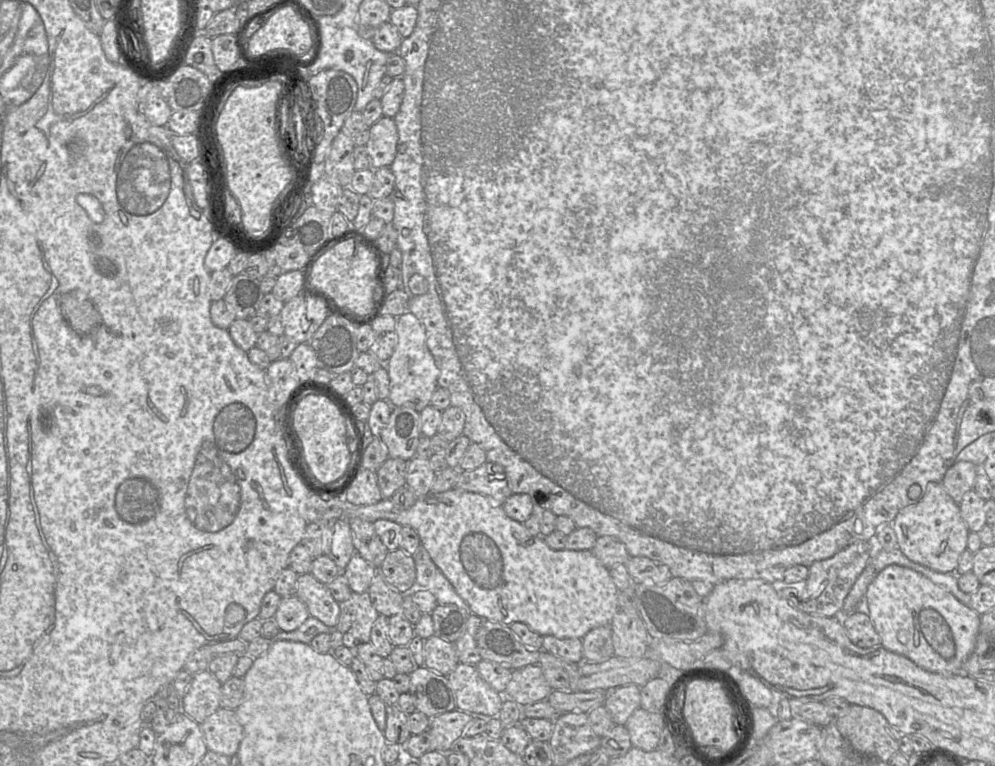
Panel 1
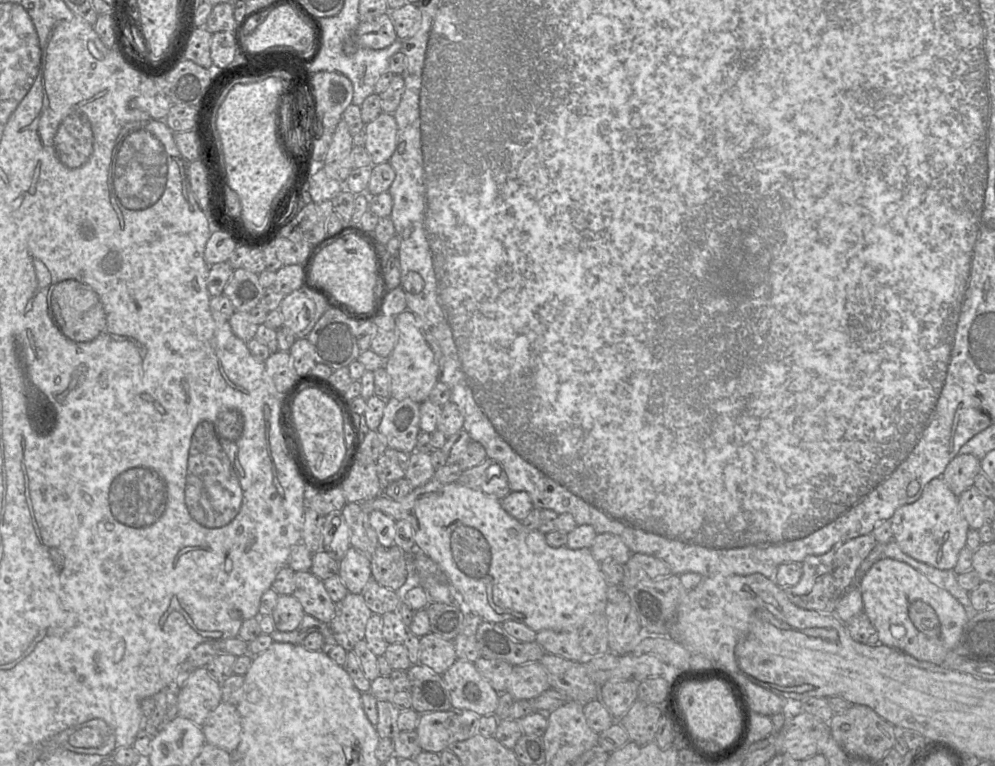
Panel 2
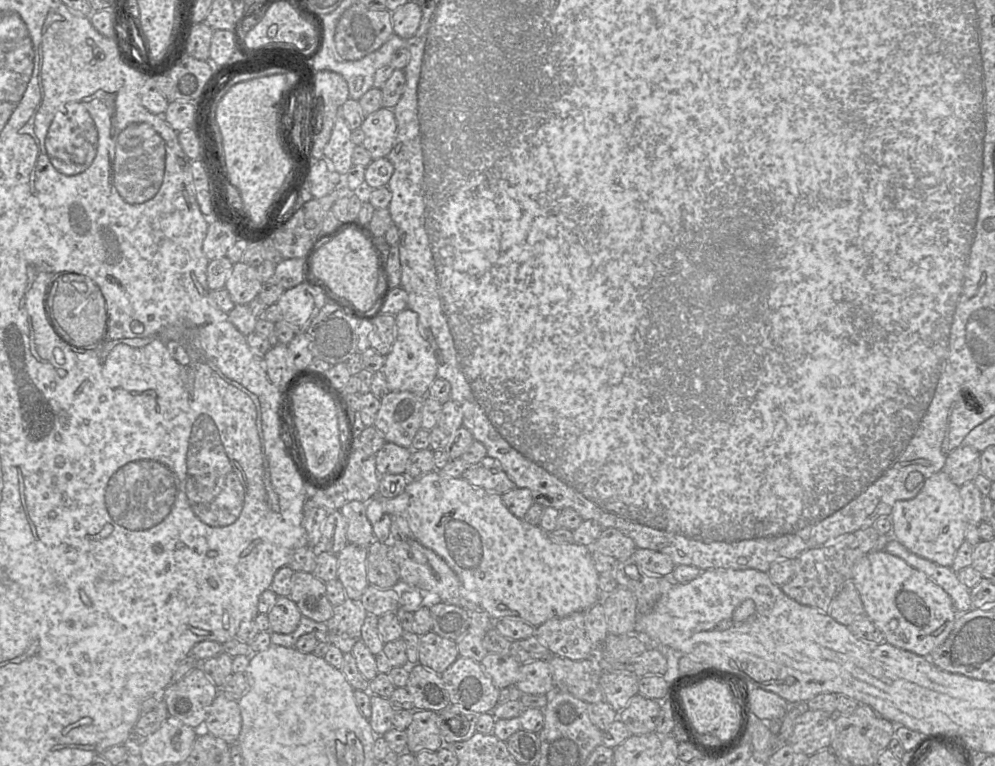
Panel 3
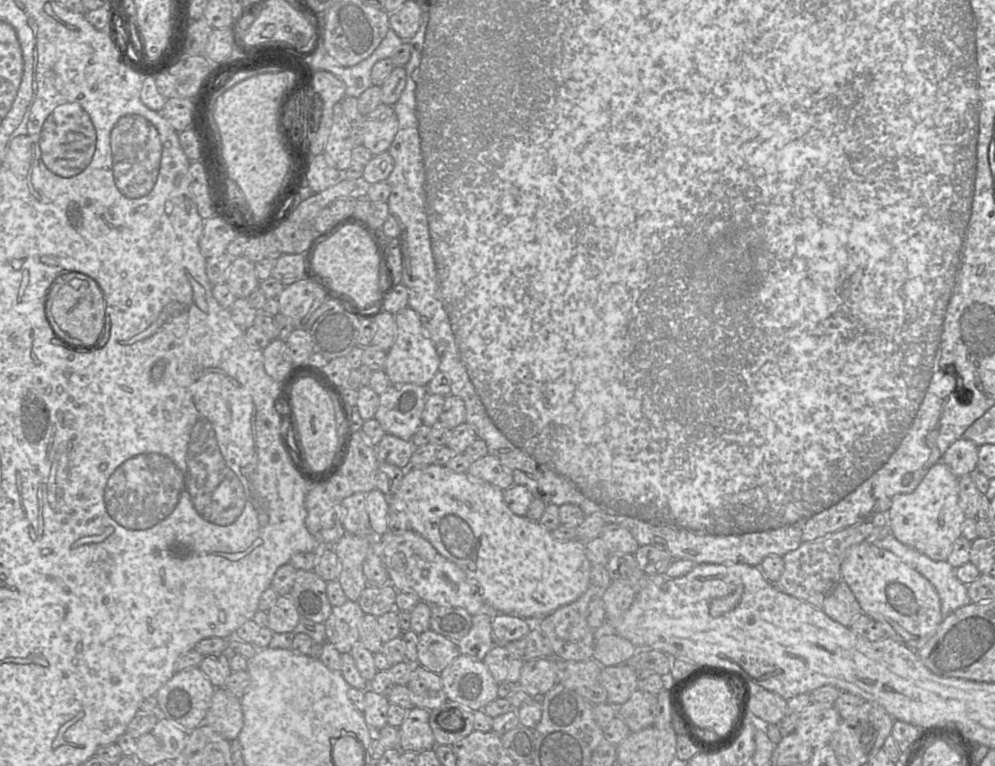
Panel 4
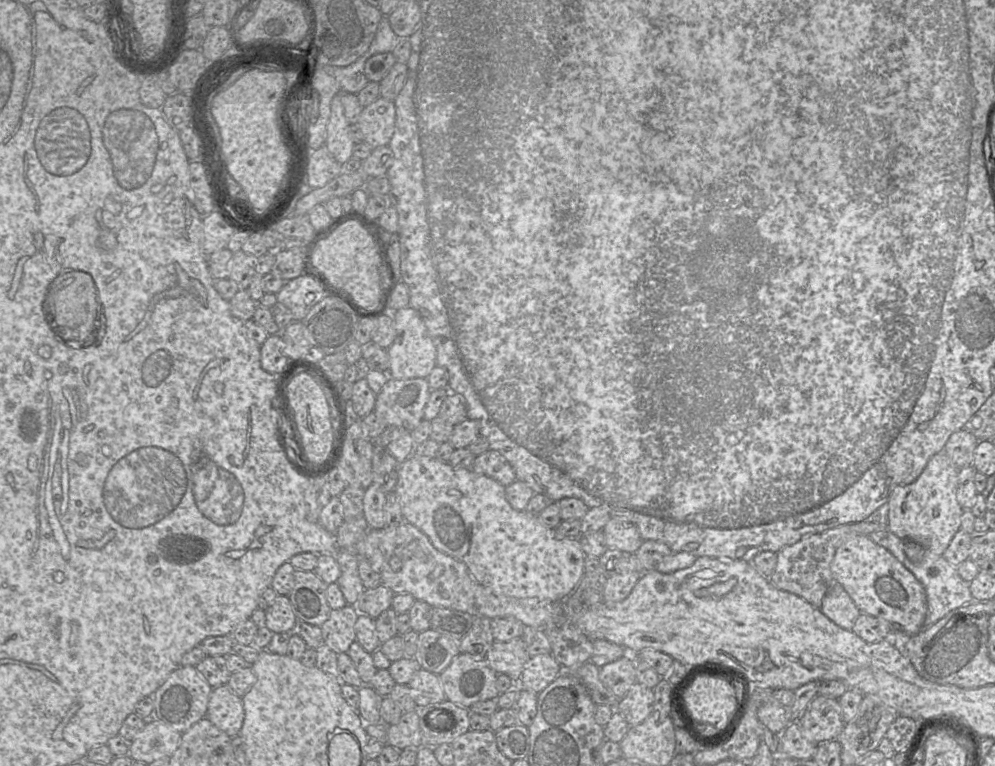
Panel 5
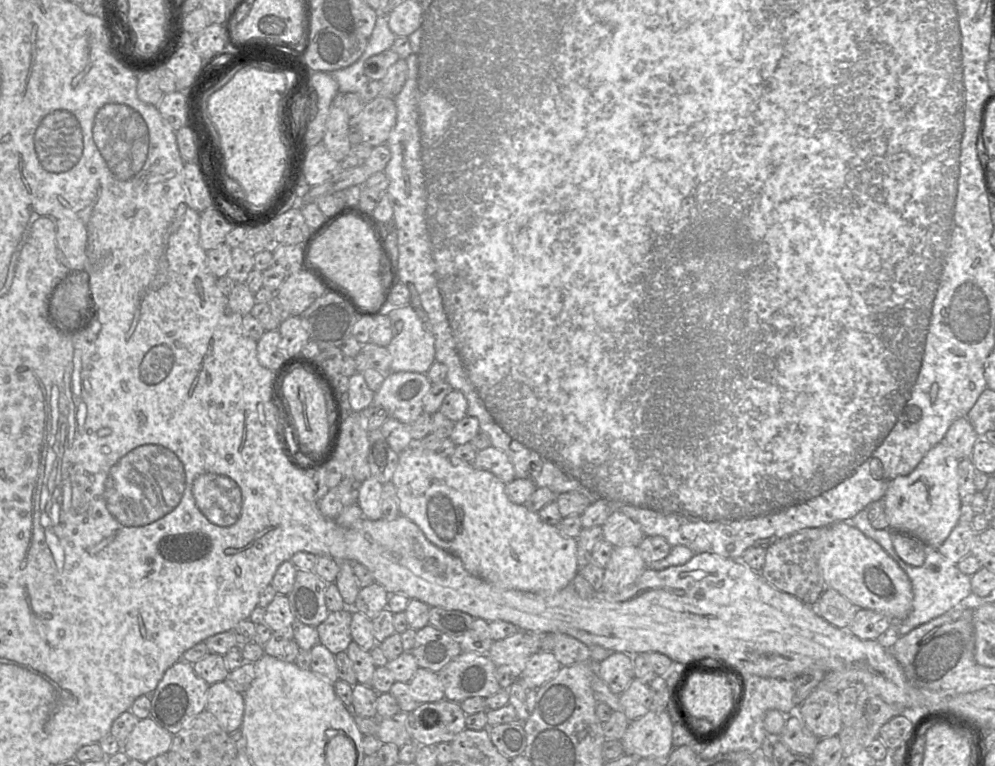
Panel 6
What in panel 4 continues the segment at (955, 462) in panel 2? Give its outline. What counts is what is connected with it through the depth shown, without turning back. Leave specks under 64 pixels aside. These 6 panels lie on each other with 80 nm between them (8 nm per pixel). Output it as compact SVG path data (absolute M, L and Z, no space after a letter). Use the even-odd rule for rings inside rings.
M964 437L956 440L945 452L942 461L958 478L974 474L978 464L979 446Z

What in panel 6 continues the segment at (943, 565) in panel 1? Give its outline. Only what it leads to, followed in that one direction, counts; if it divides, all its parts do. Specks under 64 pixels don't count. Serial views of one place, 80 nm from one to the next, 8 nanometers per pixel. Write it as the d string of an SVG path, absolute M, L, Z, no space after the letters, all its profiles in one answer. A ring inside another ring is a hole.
M940 442L931 448L917 467L906 476L892 480L884 496L889 530L908 534L936 549L959 522L959 462L952 449Z

